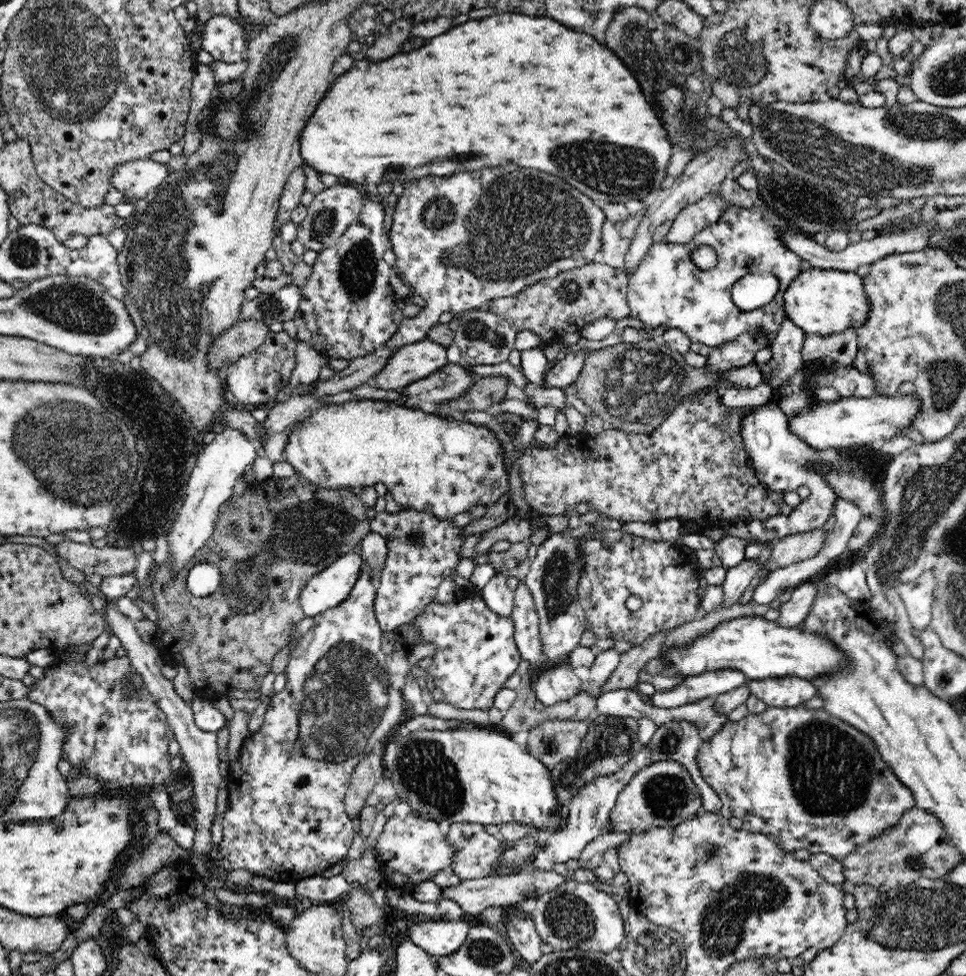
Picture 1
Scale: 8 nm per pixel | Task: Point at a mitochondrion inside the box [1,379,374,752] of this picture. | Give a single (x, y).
(69, 480)

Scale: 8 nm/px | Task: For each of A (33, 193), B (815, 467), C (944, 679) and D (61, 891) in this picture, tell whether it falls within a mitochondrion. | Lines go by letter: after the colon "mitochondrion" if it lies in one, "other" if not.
A: other
B: other
C: other
D: other

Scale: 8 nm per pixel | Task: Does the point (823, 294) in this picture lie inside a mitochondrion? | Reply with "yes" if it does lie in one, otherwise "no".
no

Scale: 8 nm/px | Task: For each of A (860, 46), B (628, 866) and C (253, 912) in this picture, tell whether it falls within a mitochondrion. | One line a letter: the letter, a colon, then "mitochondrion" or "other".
A: other
B: other
C: other

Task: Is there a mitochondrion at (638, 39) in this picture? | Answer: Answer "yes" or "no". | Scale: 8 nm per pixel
yes

